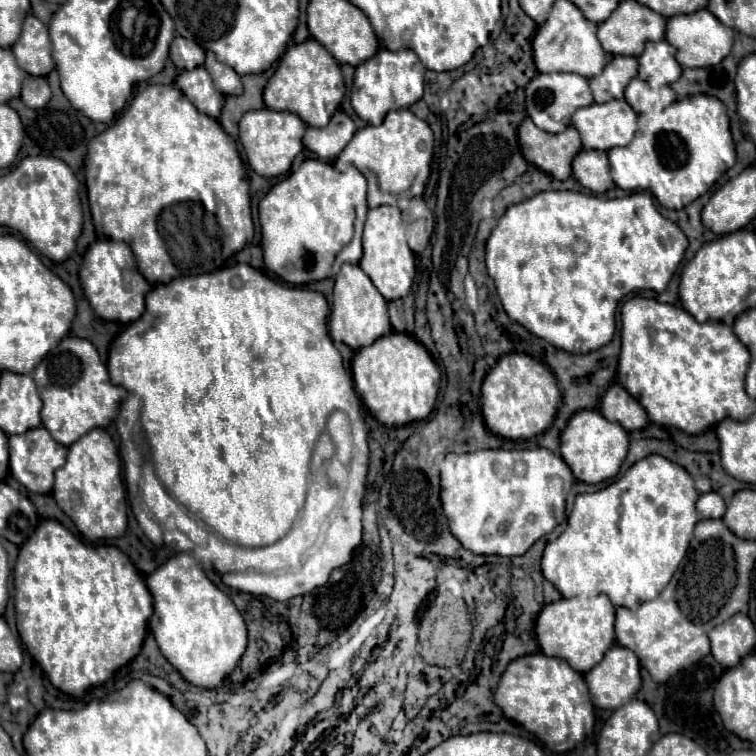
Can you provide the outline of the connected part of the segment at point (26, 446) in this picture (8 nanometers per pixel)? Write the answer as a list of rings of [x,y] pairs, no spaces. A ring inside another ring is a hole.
[[[39,426],[35,430],[29,430],[25,434],[9,436],[9,466],[11,474],[17,482],[21,482],[29,492],[37,494],[49,494],[53,488],[55,470],[63,466],[63,460],[67,458],[67,448],[51,438],[51,434]]]

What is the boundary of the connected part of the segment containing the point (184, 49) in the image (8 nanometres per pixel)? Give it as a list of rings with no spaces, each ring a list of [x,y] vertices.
[[[175,36],[175,40],[171,42],[169,58],[173,60],[173,64],[179,70],[191,70],[191,68],[203,66],[205,50],[199,44],[195,44],[193,40],[187,40],[183,36]]]

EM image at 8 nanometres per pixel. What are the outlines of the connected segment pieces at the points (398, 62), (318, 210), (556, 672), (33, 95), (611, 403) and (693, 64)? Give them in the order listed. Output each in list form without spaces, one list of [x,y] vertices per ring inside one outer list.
[[[379,48],[379,52],[373,58],[355,68],[351,106],[357,112],[357,116],[367,124],[381,124],[387,112],[409,108],[423,96],[423,74],[425,68],[413,50],[391,52],[387,48]]]
[[[305,160],[299,170],[277,182],[259,202],[261,248],[265,268],[289,284],[313,284],[325,278],[335,278],[343,264],[357,264],[363,256],[361,234],[367,216],[367,180],[357,168],[337,172],[331,164],[321,160]]]
[[[541,652],[521,656],[507,666],[495,692],[495,704],[509,720],[515,720],[527,732],[535,734],[551,752],[573,750],[593,733],[594,706],[583,674],[575,672],[565,660]]]
[[[37,76],[25,78],[23,90],[21,90],[21,100],[25,102],[25,106],[39,110],[49,102],[49,98],[51,98],[51,88],[45,78],[37,78]]]
[[[613,384],[605,392],[601,400],[601,412],[603,416],[607,416],[607,420],[615,420],[617,424],[621,424],[625,432],[641,430],[649,422],[643,406],[635,398],[631,398],[631,394],[621,384]]]
[[[703,8],[693,14],[681,14],[669,18],[665,40],[677,48],[677,60],[683,68],[707,68],[717,66],[731,52],[733,30],[723,26],[707,8]]]

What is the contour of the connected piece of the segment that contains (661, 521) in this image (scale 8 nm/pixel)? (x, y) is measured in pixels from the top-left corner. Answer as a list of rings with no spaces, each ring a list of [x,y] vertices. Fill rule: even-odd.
[[[657,454],[635,462],[623,478],[603,490],[577,496],[565,532],[545,546],[541,560],[543,576],[561,592],[563,598],[593,598],[597,594],[607,594],[613,606],[625,606],[631,610],[647,600],[653,600],[669,584],[689,548],[693,528],[701,520],[695,510],[697,498],[699,492],[685,468]]]

